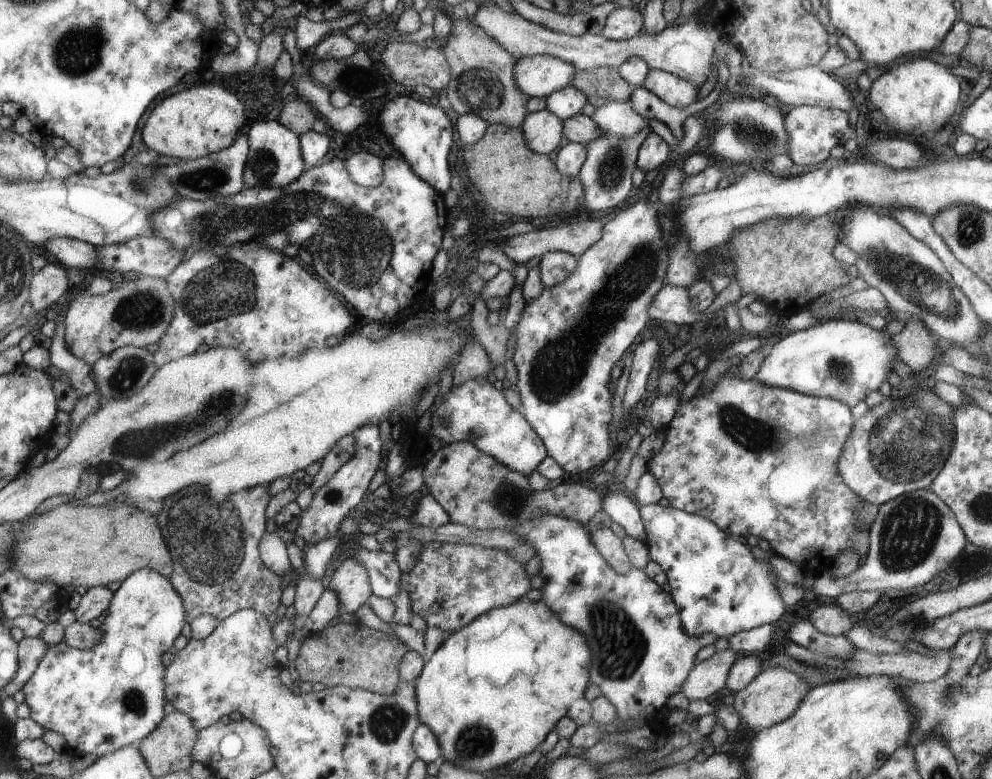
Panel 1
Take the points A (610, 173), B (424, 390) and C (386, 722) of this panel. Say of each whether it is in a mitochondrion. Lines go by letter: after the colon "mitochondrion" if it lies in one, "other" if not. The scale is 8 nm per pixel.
A: mitochondrion
B: other
C: mitochondrion

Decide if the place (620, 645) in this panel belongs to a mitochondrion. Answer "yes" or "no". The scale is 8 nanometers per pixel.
yes

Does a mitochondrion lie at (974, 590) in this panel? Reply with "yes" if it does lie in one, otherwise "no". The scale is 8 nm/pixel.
no

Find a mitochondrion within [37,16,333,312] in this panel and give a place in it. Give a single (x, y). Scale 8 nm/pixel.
(77, 61)

